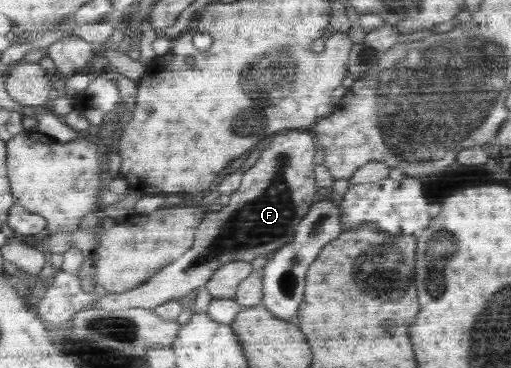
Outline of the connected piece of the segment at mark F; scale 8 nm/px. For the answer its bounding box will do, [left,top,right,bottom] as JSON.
[90,129,317,312]

